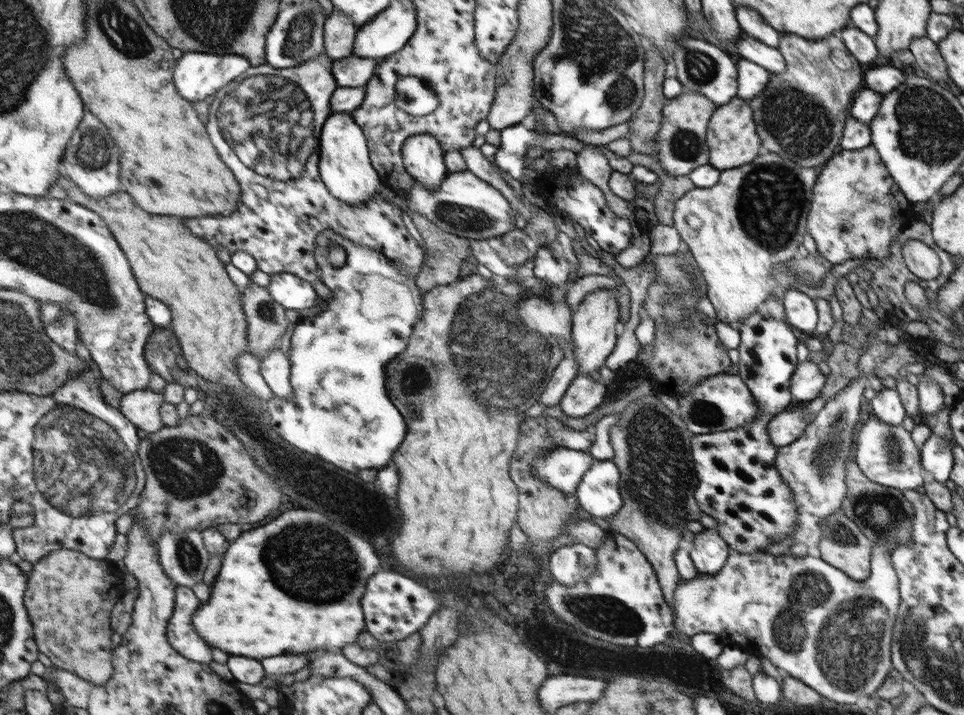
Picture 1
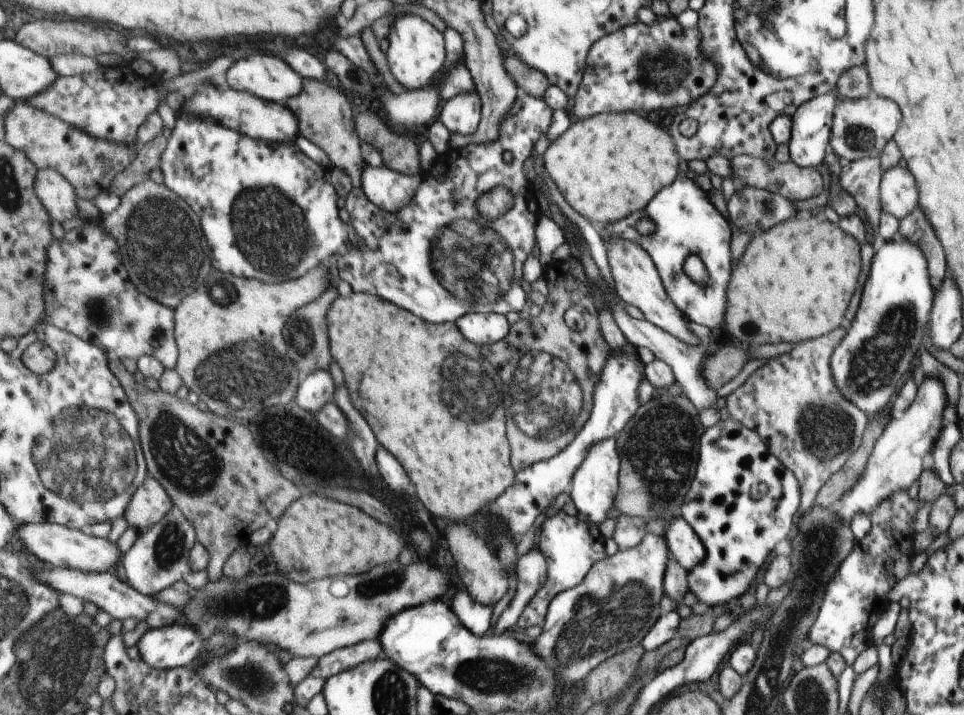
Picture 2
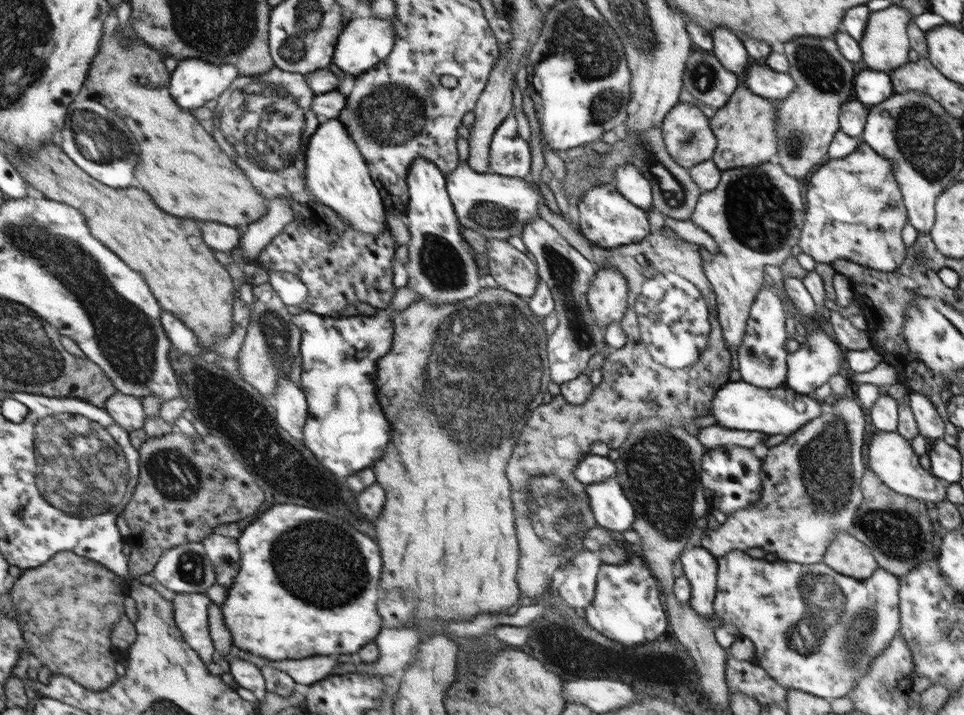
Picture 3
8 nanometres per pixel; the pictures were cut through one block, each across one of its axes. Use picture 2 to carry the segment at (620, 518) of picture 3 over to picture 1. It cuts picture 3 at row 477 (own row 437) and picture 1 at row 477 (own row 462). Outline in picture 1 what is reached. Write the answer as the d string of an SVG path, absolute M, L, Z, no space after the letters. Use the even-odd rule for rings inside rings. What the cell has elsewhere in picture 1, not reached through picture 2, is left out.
M594 459L575 490L586 515L605 519L622 508L619 478L620 471L614 461Z

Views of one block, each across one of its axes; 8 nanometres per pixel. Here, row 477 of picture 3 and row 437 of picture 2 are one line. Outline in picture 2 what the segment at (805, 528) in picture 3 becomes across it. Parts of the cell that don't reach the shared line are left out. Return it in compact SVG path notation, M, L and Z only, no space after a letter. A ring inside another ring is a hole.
M848 325L839 326L832 334L825 334L812 342L795 343L790 352L769 359L752 372L744 384L727 396L727 409L731 419L750 429L754 428L768 443L771 454L796 474L802 496L798 510L800 517L814 505L820 488L830 480L830 476L836 474L860 448L868 424L866 413L854 402L848 402L848 398L844 398L843 391L836 383L835 371L832 370L832 354L846 336Z

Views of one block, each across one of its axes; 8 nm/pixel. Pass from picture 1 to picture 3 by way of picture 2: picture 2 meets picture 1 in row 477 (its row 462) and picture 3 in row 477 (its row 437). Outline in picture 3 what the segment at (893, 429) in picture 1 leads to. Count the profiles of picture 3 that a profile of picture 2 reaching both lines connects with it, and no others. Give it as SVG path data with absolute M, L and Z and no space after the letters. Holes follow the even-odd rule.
M897 431L874 434L868 446L868 461L872 471L894 492L910 496L917 501L933 502L935 505L946 500L946 481L926 472L918 464L918 456L912 452L910 442Z

